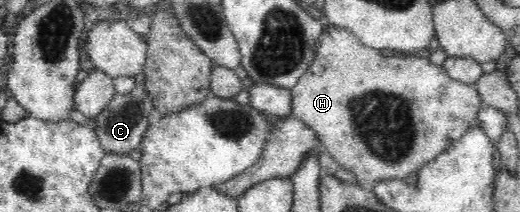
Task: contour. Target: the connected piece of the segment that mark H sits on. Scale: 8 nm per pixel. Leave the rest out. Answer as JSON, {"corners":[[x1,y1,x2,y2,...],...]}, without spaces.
{"corners":[[330,25,320,36,317,50,310,67,304,72,303,76,297,81,292,88,292,112,291,116,308,124,318,139,322,142,321,146,326,150,334,160,339,162,339,166,353,172,355,175,355,184,365,189,374,186,376,182,387,179,405,180,411,172,425,166,430,160,439,156,455,140,459,140,471,126,471,122,477,118,481,107,480,94,475,84,465,84,458,80,453,80,445,71,442,65,432,64,427,57,413,57,410,55,392,55,384,56,380,50,364,45,359,41,357,36,347,29,339,29]]}

